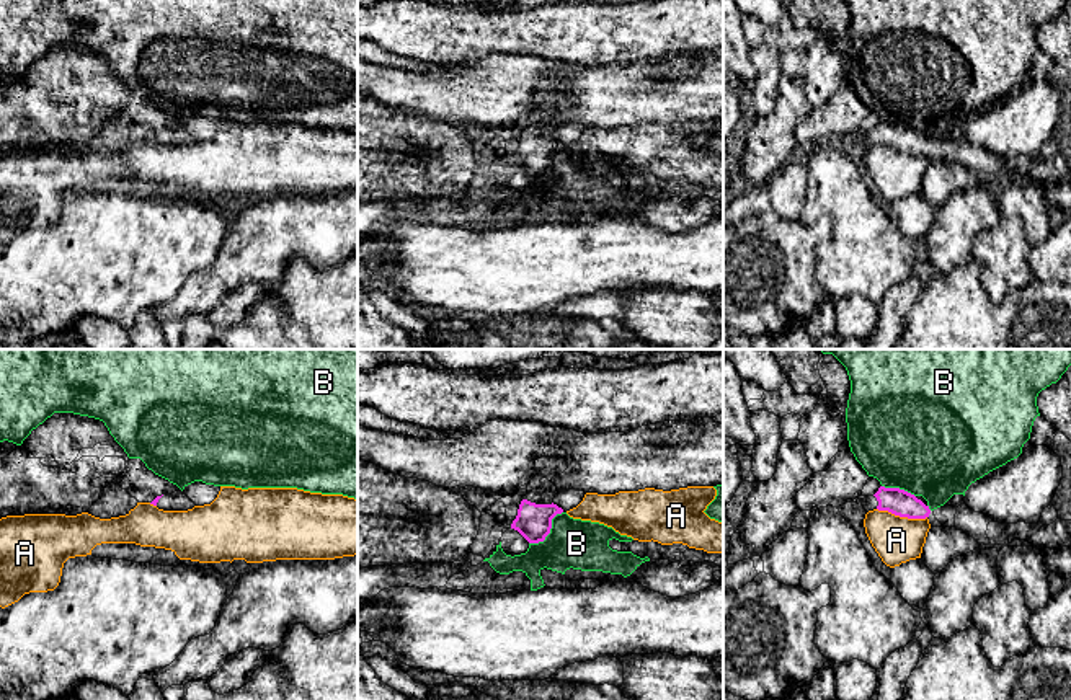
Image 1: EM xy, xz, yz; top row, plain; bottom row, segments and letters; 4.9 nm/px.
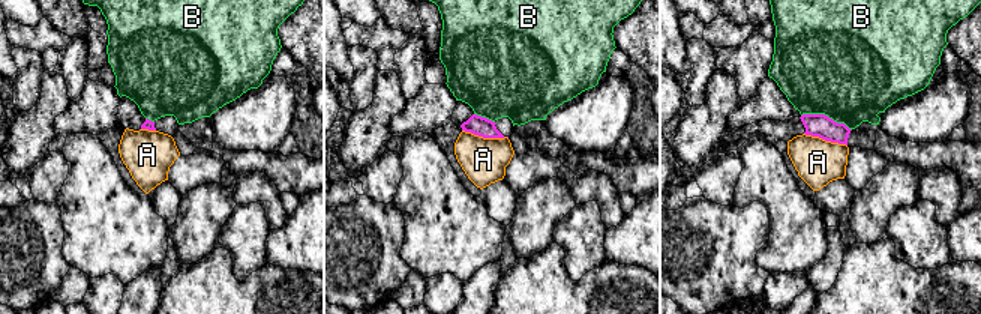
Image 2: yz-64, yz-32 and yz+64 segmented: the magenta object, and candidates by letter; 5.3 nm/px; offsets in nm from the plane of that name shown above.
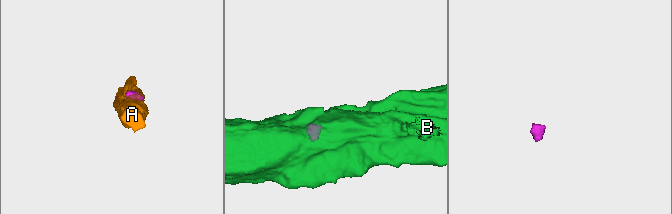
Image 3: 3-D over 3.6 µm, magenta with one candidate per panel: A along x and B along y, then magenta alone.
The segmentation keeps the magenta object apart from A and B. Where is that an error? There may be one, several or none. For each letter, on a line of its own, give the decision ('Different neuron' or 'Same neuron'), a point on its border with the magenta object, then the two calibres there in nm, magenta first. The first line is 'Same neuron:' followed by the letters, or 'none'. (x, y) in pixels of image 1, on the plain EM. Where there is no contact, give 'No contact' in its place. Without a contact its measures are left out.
Same neuron: none
A: Different neuron. Touches magenta at yz (902, 150). Thickness 130 nm (magenta) against 220 nm
B: Different neuron. Touches magenta at xz (549, 167). Thickness 180 nm (magenta) against 240 nm

